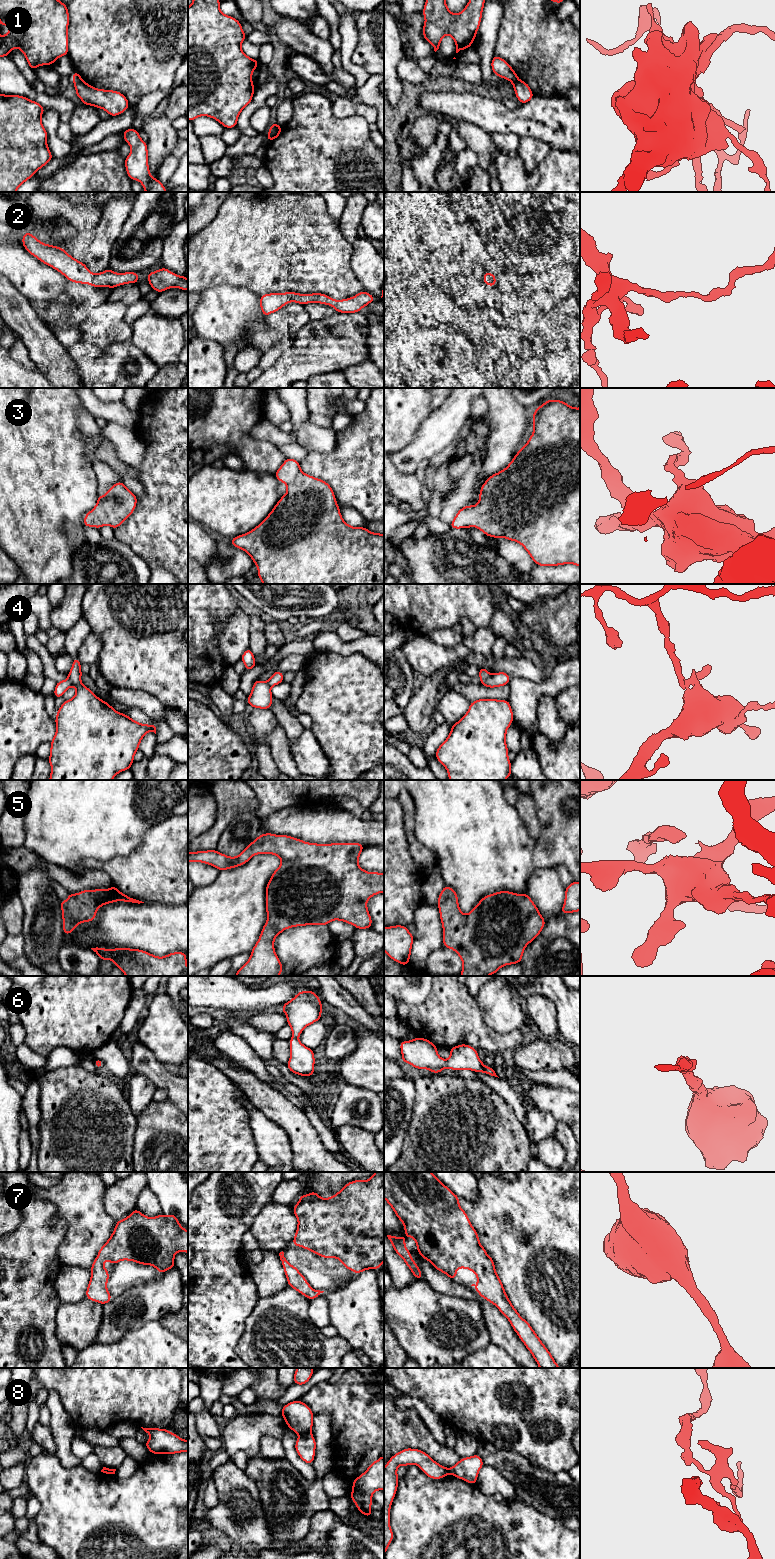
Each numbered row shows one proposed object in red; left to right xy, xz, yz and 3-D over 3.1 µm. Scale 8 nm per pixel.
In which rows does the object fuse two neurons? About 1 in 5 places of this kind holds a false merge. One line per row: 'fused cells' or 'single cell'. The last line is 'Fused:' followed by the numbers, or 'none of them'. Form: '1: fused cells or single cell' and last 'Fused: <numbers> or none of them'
1: fused cells
2: single cell
3: single cell
4: fused cells
5: single cell
6: single cell
7: single cell
8: fused cells
Fused: 1, 4, 8

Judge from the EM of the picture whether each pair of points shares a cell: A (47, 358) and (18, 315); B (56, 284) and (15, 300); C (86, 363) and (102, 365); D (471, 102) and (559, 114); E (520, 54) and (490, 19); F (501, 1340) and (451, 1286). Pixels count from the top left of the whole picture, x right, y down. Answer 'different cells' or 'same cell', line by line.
A: same cell
B: different cells
C: same cell
D: same cell
E: different cells
F: same cell

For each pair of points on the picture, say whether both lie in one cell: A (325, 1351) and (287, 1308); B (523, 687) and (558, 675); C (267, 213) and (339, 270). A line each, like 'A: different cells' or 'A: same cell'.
A: same cell
B: same cell
C: same cell

